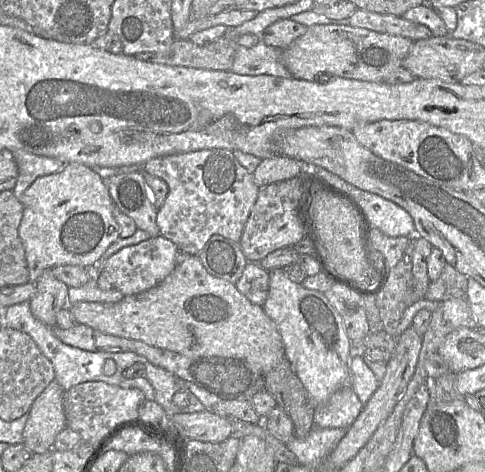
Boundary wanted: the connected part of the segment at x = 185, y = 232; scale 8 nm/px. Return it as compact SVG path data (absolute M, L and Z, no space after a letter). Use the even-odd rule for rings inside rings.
M205 149L152 158L142 165L142 169L162 179L168 186L168 194L157 208L156 223L160 236L171 241L183 254L198 255L213 235L221 235L240 243L240 239L257 200L259 188L253 174L250 174L227 149Z

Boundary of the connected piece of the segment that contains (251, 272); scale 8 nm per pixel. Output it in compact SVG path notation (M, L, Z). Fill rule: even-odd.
M248 262L235 287L251 303L262 307L268 296L269 272L259 263Z

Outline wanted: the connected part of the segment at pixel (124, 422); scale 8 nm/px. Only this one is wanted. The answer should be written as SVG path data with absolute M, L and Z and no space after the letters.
M101 381L84 382L64 391L63 408L67 426L79 433L82 441L92 446L90 452L110 438L118 429L143 424L139 408L146 401L143 392L137 388L122 388Z

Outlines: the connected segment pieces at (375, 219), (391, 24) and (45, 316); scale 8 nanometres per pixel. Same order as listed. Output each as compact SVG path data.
M355 186L348 194L362 207L371 228L379 229L389 237L412 238L416 234L412 217L397 204Z
M359 8L348 18L348 25L408 38L413 42L432 36L431 30L425 25L406 20L402 16L380 14Z
M52 269L44 270L35 285L36 293L30 299L31 312L42 323L54 327L57 312L68 306L69 287L54 276Z

